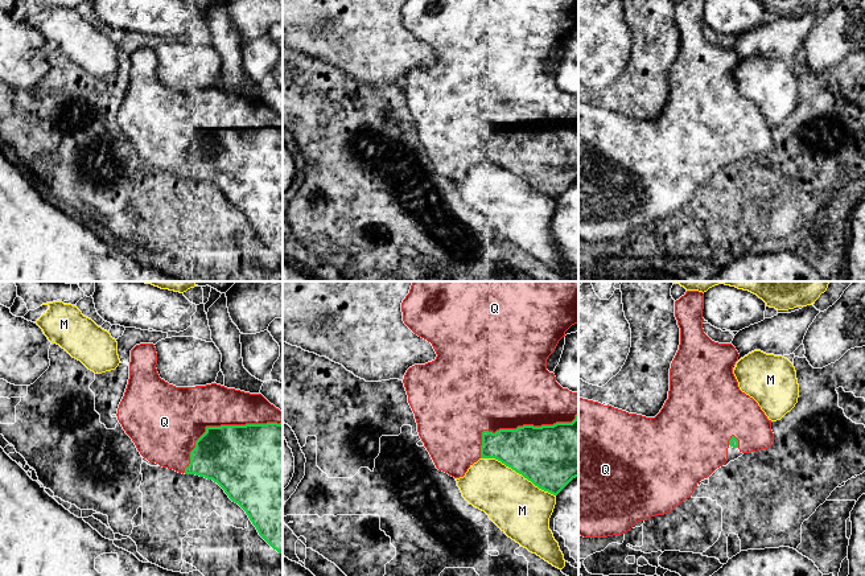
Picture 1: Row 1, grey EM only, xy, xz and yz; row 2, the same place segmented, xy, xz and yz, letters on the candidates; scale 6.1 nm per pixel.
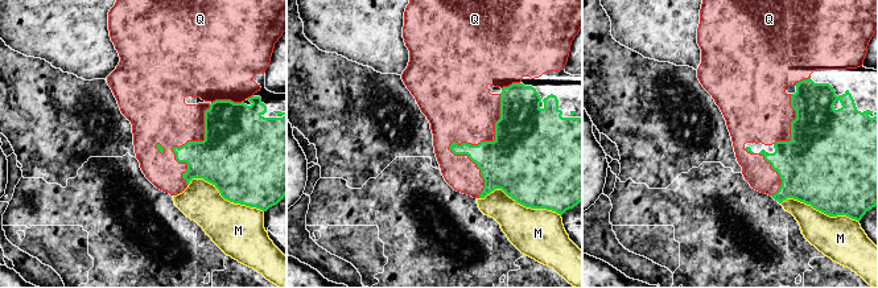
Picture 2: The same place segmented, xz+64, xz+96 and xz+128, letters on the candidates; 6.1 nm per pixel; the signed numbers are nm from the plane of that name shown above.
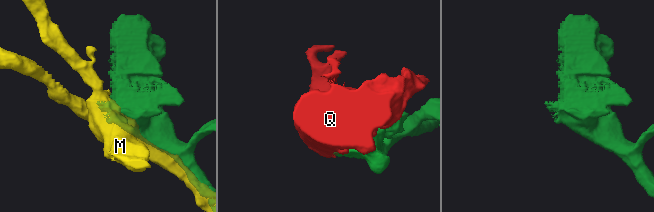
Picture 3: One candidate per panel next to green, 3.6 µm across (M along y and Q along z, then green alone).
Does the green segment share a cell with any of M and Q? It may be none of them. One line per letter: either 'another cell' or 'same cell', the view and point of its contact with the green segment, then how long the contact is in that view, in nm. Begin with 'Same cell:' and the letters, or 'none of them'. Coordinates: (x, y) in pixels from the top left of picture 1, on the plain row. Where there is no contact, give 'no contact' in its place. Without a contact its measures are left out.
Same cell: Q
M: another cell; contact xz (518, 176); length 500 nm
Q: same cell; contact xz (518, 131); length 650 nm

